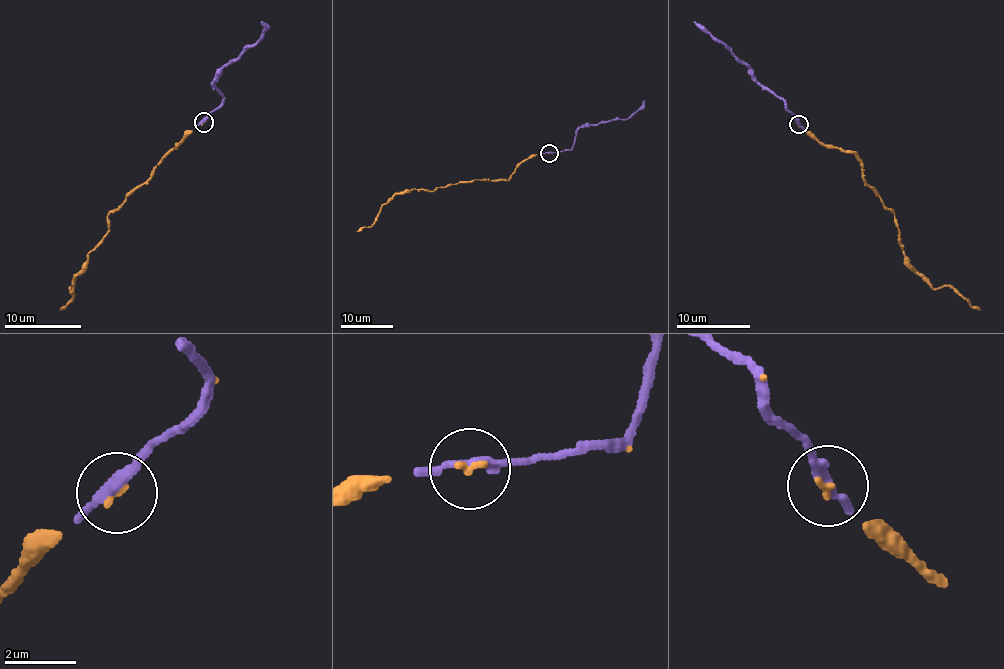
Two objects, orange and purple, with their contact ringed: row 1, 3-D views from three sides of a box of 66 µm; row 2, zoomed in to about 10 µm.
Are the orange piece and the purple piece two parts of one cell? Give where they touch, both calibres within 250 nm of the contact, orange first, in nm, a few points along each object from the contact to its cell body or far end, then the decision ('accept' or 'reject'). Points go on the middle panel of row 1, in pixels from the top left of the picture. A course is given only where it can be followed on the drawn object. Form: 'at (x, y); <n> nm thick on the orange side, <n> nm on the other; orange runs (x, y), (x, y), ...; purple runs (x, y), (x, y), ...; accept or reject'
at (549, 153); 170 nm thick on the orange side, 280 nm on the other; orange runs (549, 153), (531, 155), (507, 181), (475, 180), (429, 191), (404, 190), (382, 206), (374, 224), (356, 231); purple runs (549, 152), (571, 148), (582, 126), (626, 119), (644, 100); accept

